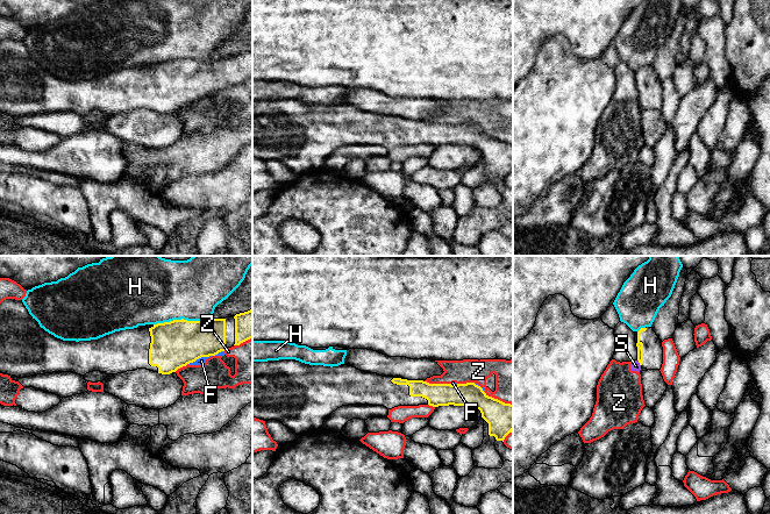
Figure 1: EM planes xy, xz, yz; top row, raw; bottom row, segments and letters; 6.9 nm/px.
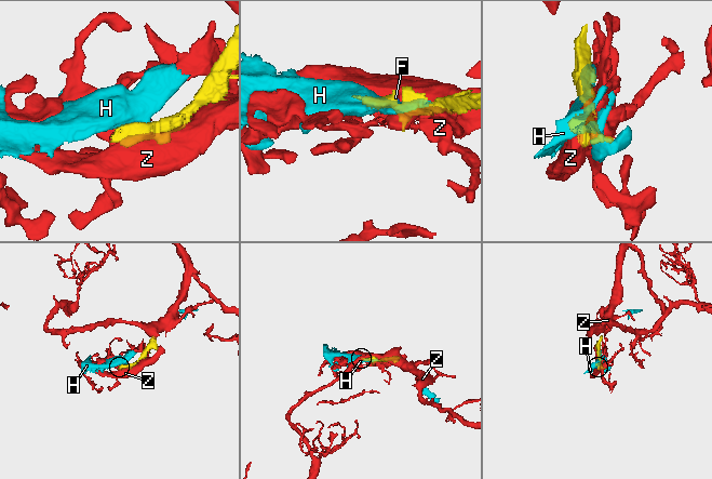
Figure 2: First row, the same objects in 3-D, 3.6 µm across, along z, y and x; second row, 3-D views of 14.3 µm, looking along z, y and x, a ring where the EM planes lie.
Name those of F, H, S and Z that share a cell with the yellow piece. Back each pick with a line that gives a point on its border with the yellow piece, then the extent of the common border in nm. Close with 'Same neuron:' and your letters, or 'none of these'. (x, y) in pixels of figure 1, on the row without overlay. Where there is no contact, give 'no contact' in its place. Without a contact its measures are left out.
Same neuron: none of these

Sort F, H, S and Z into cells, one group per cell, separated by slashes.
F S Z / H

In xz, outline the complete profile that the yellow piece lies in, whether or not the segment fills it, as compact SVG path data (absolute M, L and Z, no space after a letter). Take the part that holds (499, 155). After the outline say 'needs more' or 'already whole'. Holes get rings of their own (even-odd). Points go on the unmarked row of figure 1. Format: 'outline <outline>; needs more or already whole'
outline M295 99L252 101L252 157L277 159L297 174L322 167L323 160L337 148L348 144L384 145L470 145L480 150L484 158L483 184L472 190L475 206L501 208L504 200L494 181L502 180L513 171L513 144L489 136L475 122L429 123L368 113L347 103L338 106L309 105Z; needs more

